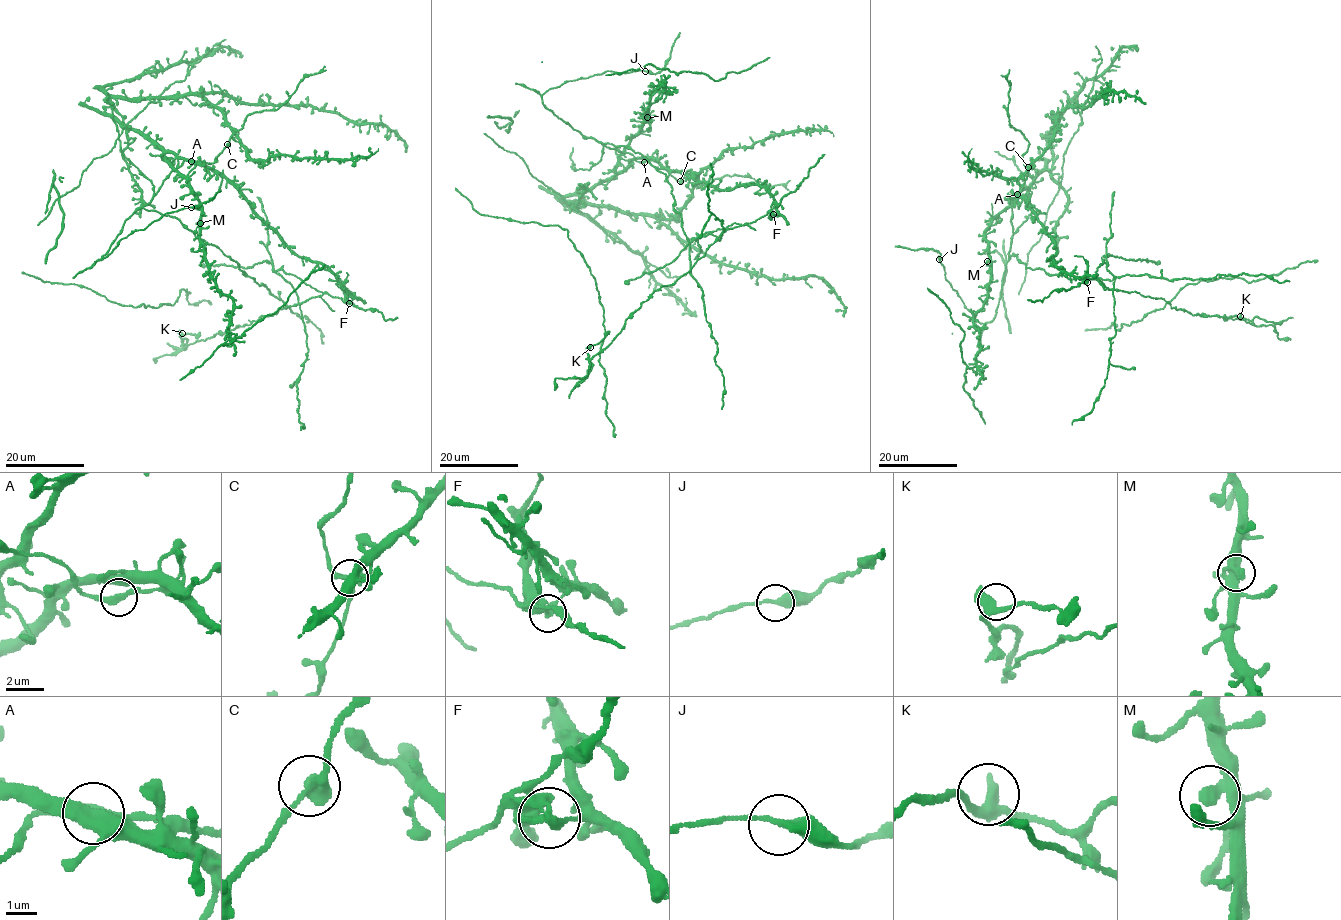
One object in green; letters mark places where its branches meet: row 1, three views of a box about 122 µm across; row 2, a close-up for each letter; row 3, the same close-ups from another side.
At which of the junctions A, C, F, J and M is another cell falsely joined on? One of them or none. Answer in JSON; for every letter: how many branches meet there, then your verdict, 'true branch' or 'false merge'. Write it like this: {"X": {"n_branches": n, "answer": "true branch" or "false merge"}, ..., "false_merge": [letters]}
{"A": {"n_branches": 2, "answer": "true branch"}, "C": {"n_branches": 2, "answer": "true branch"}, "F": {"n_branches": 2, "answer": "false merge"}, "J": {"n_branches": 2, "answer": "true branch"}, "M": {"n_branches": 2, "answer": "true branch"}, "false_merge": ["F"]}

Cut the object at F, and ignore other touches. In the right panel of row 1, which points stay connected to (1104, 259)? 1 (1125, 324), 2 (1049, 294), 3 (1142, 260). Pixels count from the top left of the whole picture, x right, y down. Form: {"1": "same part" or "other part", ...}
{"1": "other part", "2": "same part", "3": "same part"}

